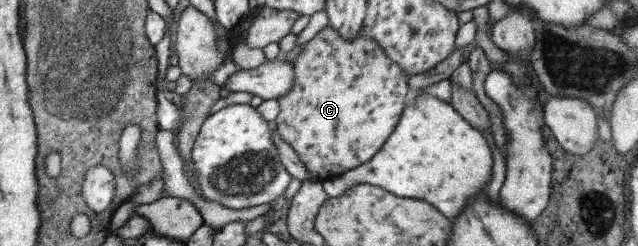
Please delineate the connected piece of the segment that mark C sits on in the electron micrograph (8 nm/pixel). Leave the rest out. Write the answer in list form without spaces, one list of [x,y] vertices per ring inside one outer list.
[[[327,24],[312,40],[304,44],[301,54],[295,58],[294,82],[285,96],[275,98],[279,113],[273,121],[280,139],[285,141],[307,167],[311,181],[340,175],[367,162],[385,142],[396,127],[411,93],[407,88],[409,75],[405,75],[372,42],[359,32],[358,38],[344,42]]]

